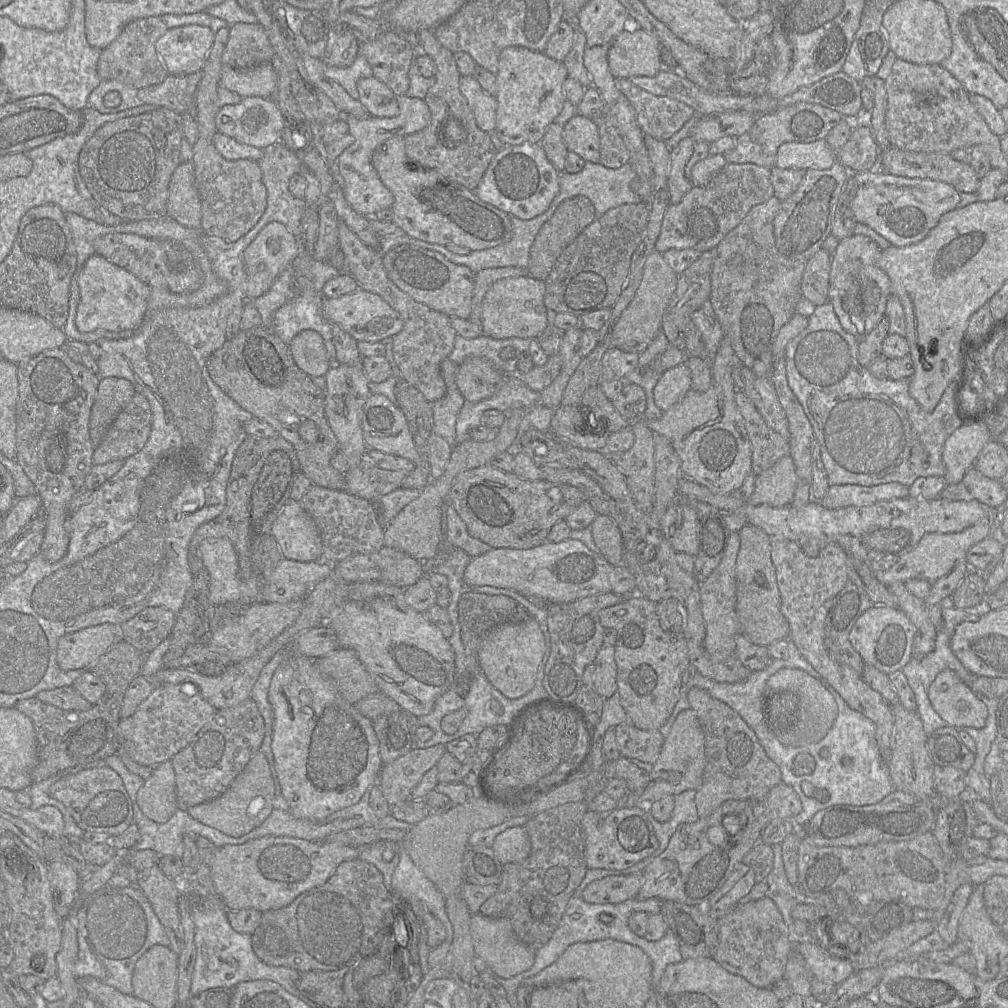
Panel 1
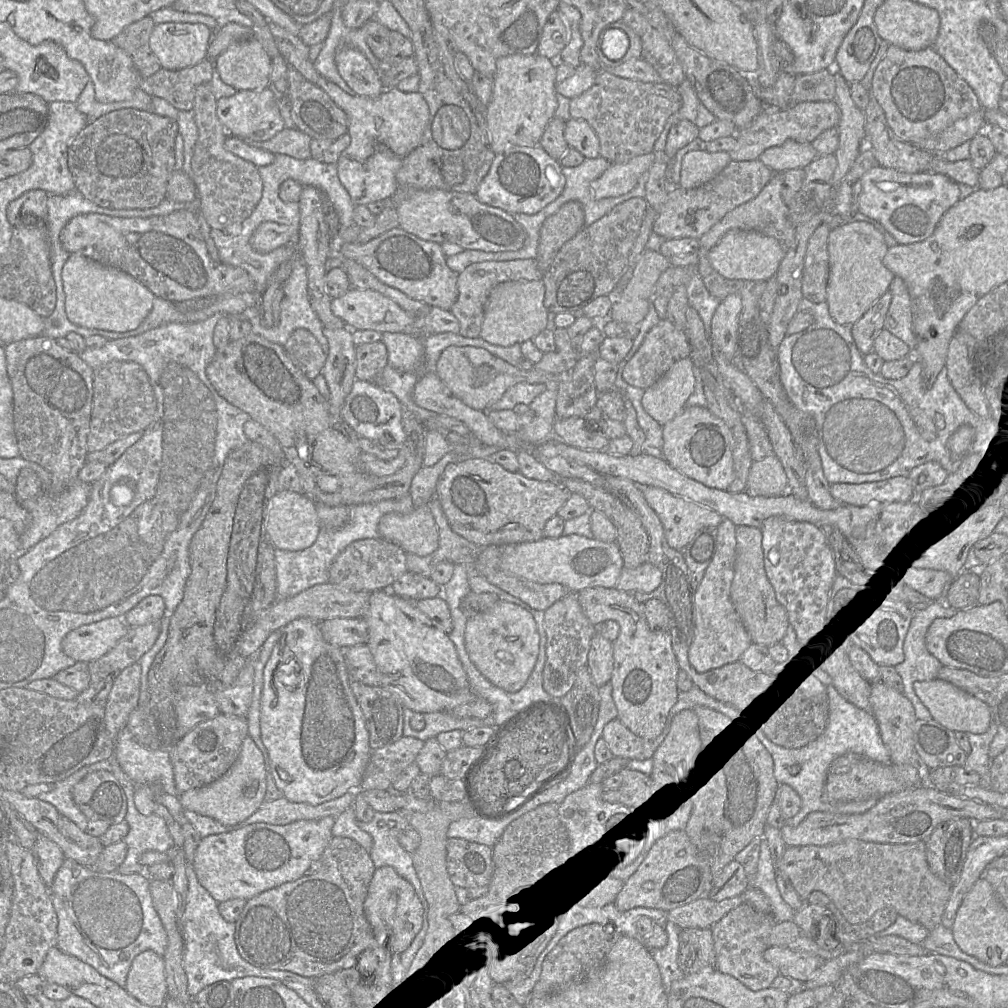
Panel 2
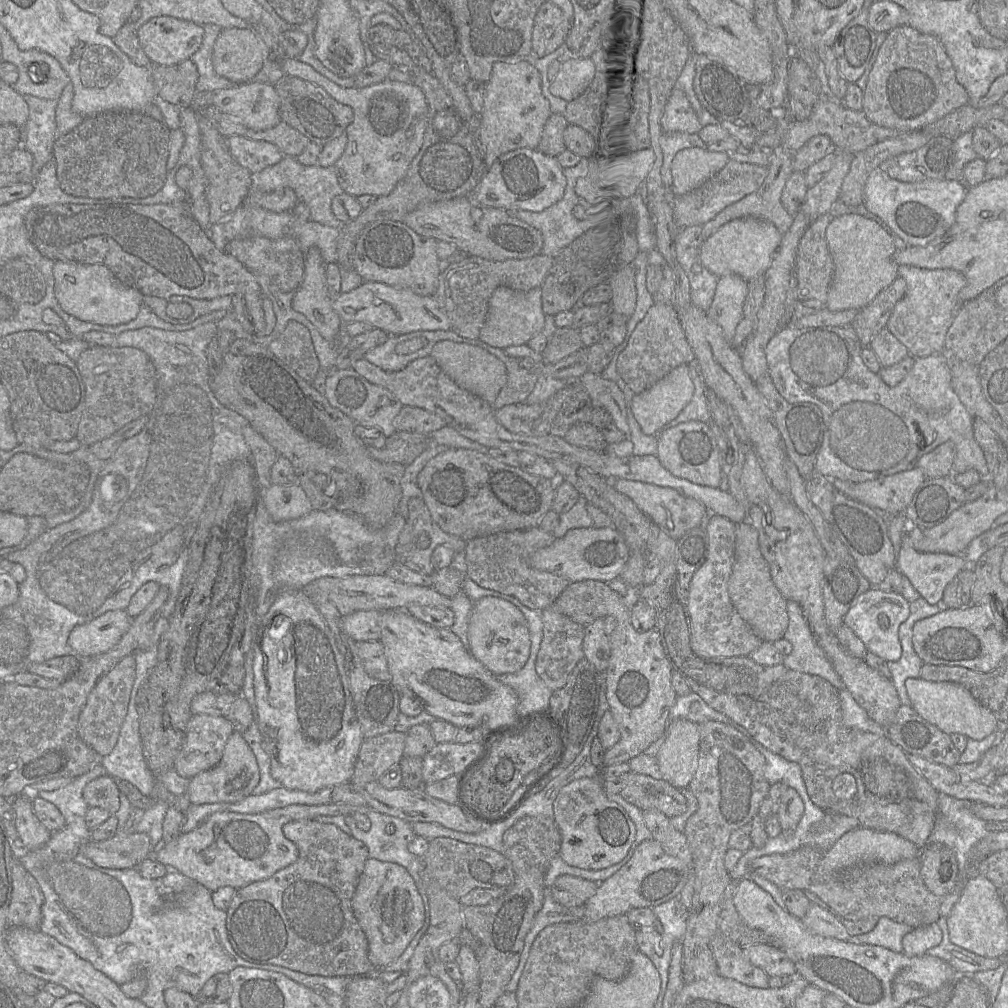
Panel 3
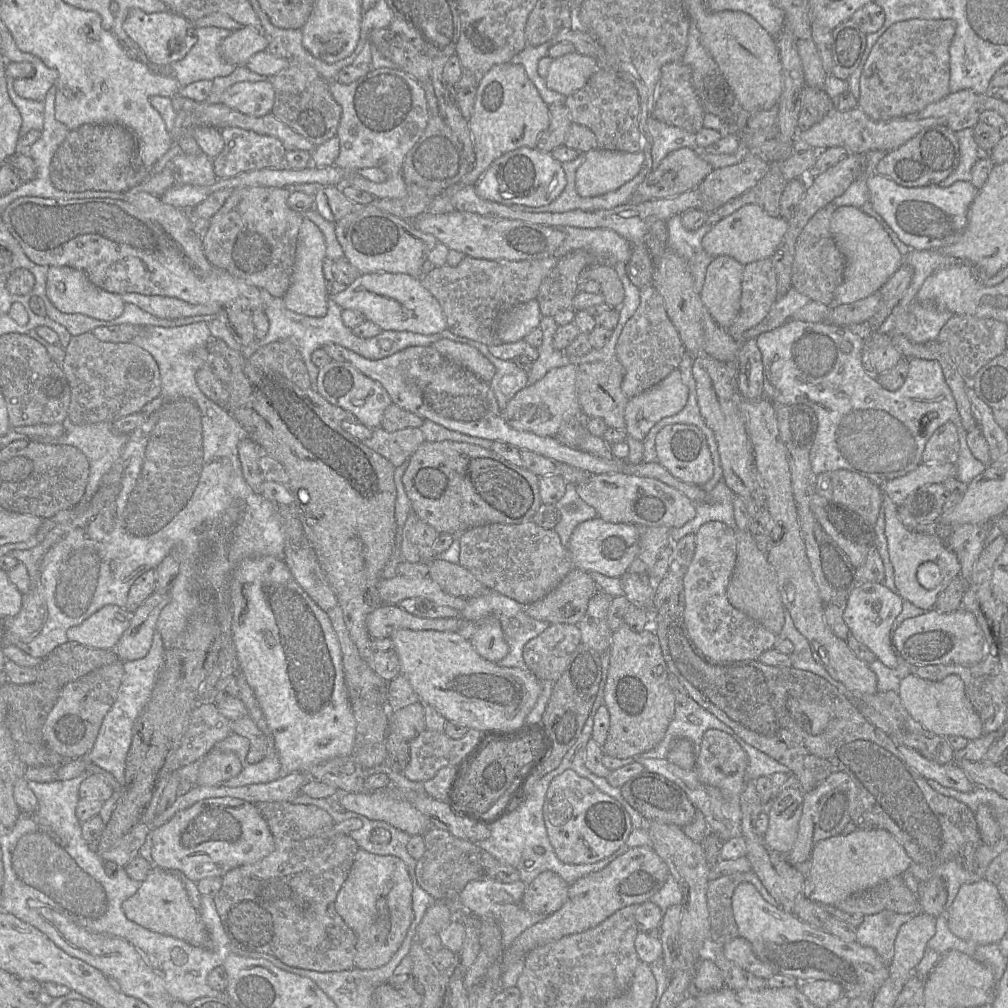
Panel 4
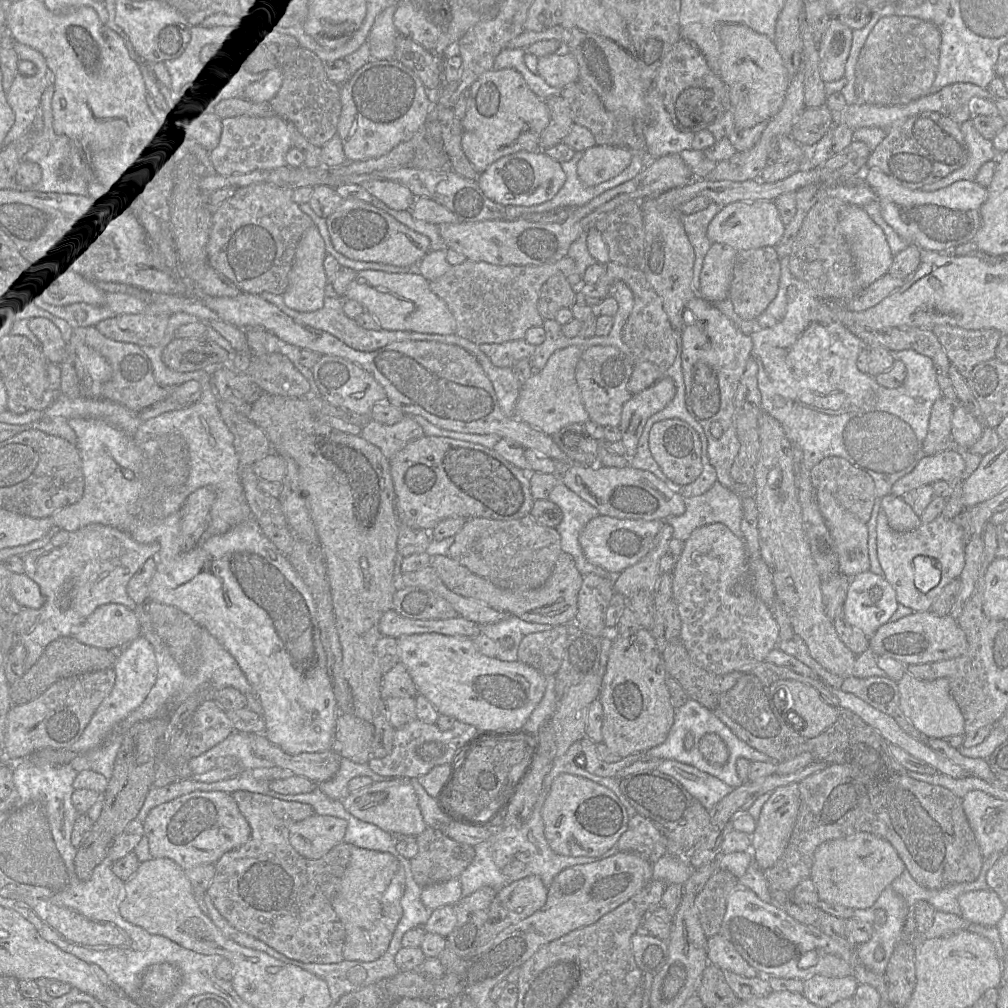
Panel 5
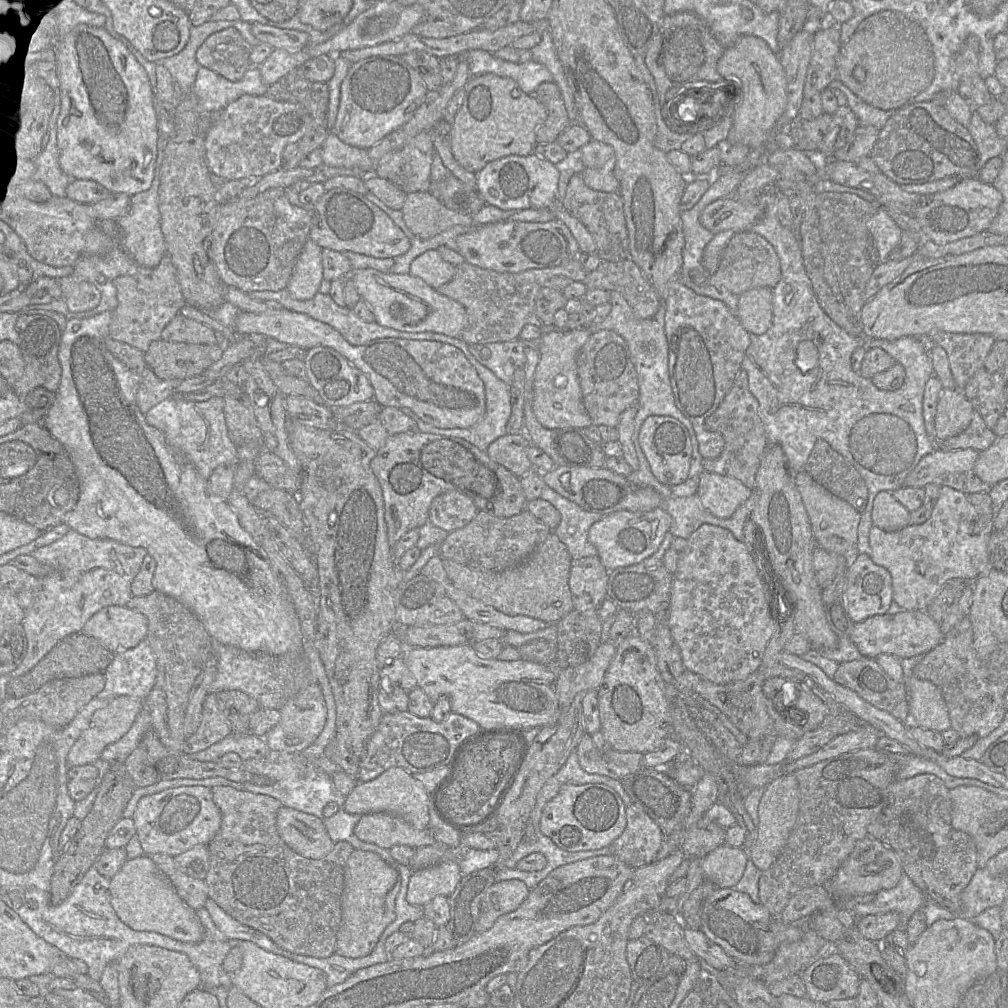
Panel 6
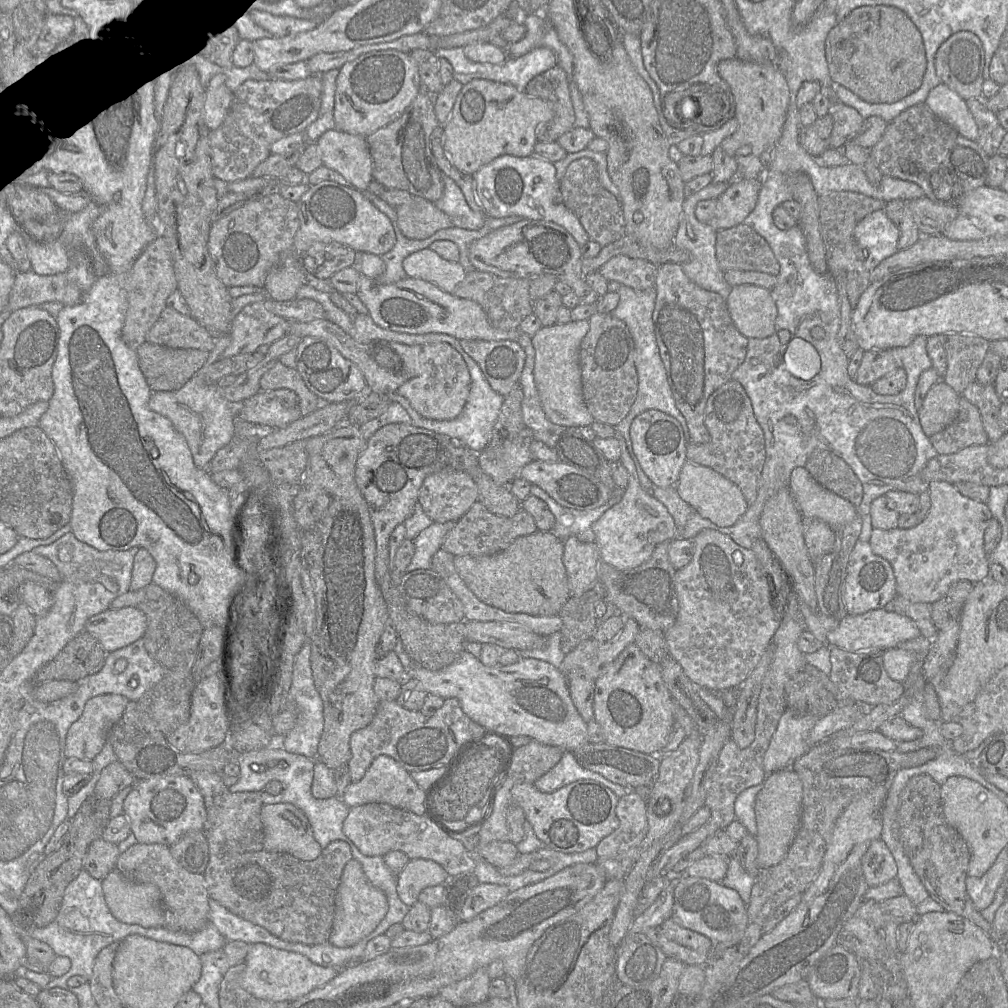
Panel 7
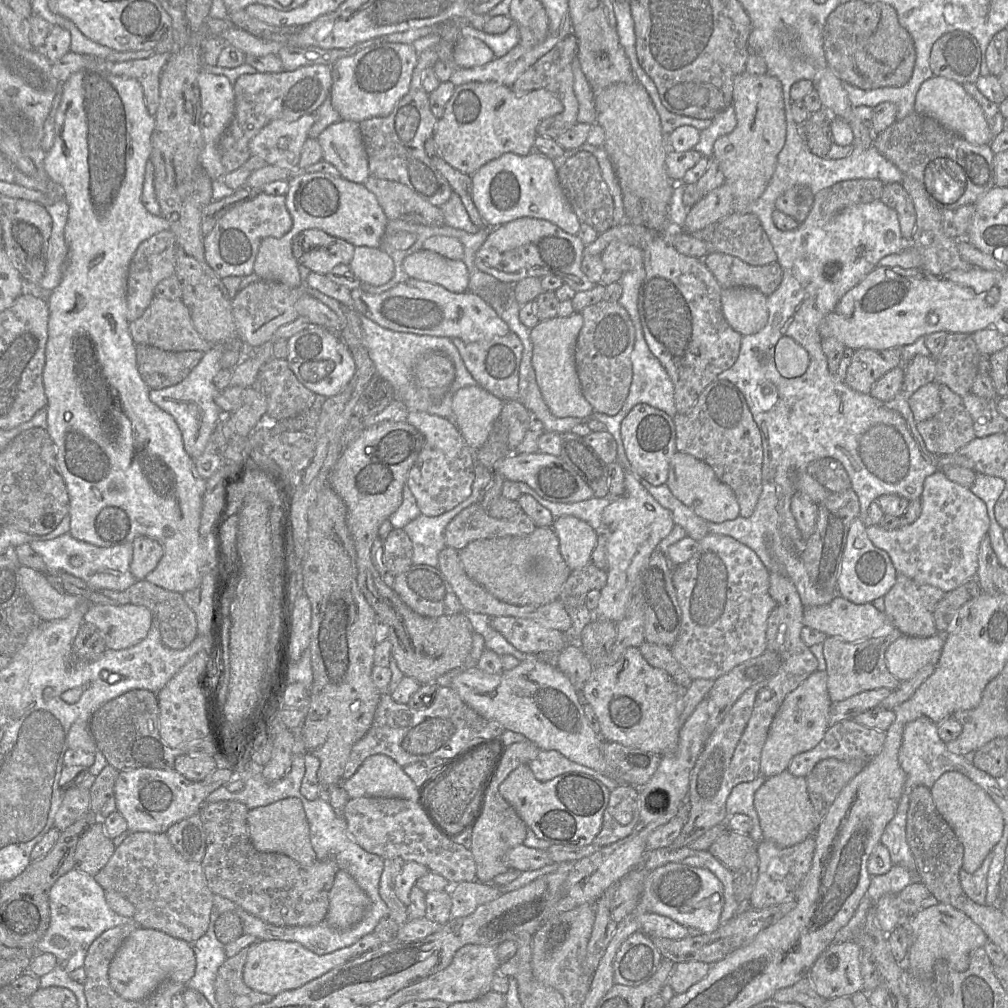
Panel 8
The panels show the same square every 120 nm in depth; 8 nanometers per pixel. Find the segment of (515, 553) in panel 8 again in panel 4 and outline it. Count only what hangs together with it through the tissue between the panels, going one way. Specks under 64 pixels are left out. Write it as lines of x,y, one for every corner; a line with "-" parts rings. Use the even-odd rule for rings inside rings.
435,558
429,564
429,577
440,588
455,597
469,599
491,591
459,564
-
572,568
559,585
542,599
526,606
533,619
549,624
578,624
598,586
586,572

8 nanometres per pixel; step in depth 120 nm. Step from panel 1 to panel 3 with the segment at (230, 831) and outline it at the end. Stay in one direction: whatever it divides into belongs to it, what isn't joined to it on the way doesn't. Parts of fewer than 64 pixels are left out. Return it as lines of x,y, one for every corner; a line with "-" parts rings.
234,731
228,738
220,762
190,779
186,794
191,804
237,803
253,794
260,780
259,768
242,733

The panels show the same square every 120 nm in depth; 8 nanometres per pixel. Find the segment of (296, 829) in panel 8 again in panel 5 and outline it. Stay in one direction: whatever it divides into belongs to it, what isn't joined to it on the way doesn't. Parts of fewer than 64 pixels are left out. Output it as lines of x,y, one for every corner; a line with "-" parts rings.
314,814
290,827
289,840
296,852
307,859
320,859
343,842
347,822
343,819

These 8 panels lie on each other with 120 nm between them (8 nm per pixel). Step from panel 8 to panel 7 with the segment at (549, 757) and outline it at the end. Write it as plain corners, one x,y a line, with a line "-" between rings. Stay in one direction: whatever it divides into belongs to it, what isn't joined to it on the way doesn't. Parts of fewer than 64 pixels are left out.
564,751
559,762
537,779
534,785
539,791
550,793
582,779
591,779
603,784
613,791
619,798
628,792
628,789
625,787
611,782
594,771
583,768
577,762
573,752
571,751

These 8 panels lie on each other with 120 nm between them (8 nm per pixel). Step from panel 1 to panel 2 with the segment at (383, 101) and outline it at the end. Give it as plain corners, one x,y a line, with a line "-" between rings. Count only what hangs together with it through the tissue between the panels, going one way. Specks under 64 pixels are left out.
341,45
335,63
340,76
356,95
375,98
384,90
377,71
356,48

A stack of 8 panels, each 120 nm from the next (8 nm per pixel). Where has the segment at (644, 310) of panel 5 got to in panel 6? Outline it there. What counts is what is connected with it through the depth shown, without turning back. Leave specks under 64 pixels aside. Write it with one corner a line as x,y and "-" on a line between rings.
631,259
602,261
584,282
588,289
617,291
622,294
638,319
652,318
661,303
657,291

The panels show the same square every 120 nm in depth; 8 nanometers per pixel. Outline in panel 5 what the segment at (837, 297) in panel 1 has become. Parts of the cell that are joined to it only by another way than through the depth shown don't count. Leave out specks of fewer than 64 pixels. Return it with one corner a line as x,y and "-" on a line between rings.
853,205
848,206
846,210
841,212
839,226
855,260
859,290
864,290
889,272
894,256
883,230
863,208

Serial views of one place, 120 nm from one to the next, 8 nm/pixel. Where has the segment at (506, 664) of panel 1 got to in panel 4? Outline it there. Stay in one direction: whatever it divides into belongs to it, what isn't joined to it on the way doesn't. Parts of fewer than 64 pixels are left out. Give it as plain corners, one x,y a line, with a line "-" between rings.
494,616
477,622
477,631
470,642
482,658
493,663
498,663
509,652
509,645
505,641
501,623

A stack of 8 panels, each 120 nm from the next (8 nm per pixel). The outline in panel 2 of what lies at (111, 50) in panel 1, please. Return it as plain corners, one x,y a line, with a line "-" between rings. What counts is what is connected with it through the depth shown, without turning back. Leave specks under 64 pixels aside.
147,16
130,24
111,40
131,57
142,79
148,78
162,68
149,45
150,35
155,25
154,21

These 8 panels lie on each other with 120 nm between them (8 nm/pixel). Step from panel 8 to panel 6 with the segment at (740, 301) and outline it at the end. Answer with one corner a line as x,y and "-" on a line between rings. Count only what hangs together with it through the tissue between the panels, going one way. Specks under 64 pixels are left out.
761,287
738,296
736,317
749,334
762,335
771,327
772,294
772,289

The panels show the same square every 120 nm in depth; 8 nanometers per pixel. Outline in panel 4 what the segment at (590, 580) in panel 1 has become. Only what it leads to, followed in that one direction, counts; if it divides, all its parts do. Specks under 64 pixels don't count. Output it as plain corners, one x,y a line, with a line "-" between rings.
600,517
578,525
570,538
567,551
572,565
583,572
621,578
639,552
640,527
634,524
610,523

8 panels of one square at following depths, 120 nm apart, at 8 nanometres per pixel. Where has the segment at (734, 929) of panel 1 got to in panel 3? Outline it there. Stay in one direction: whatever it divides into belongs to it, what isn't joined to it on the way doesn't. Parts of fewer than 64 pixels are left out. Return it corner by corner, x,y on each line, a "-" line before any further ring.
717,931
711,943
711,950
717,963
718,974
756,988
768,988
769,976
749,962
743,948
722,932

